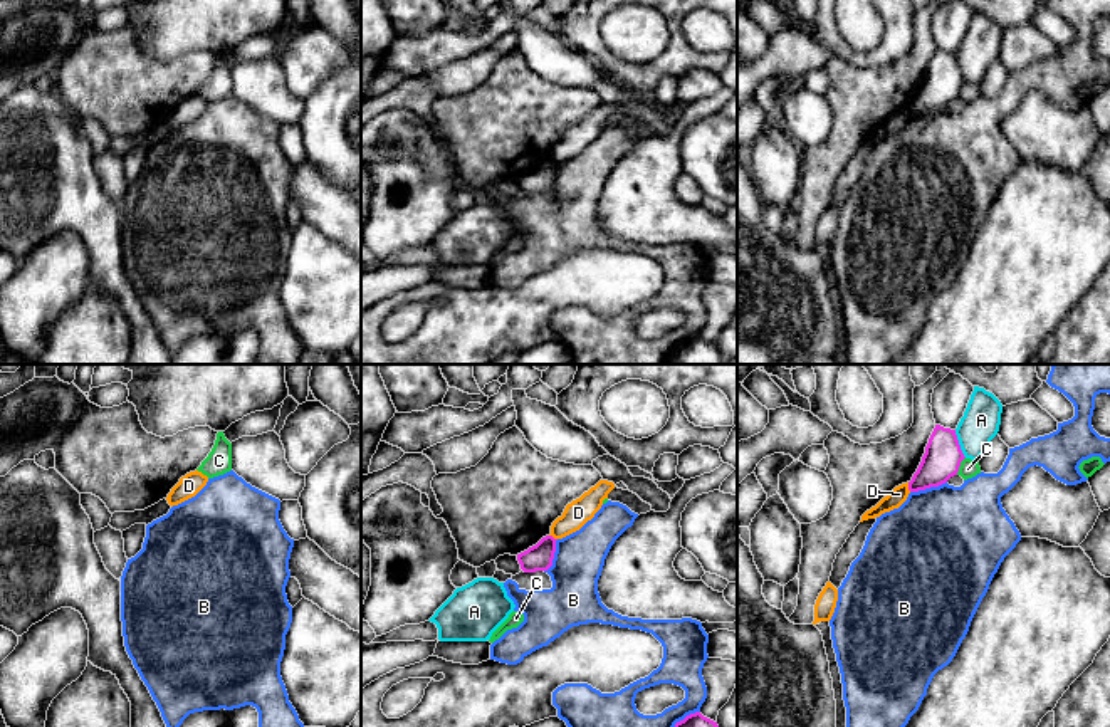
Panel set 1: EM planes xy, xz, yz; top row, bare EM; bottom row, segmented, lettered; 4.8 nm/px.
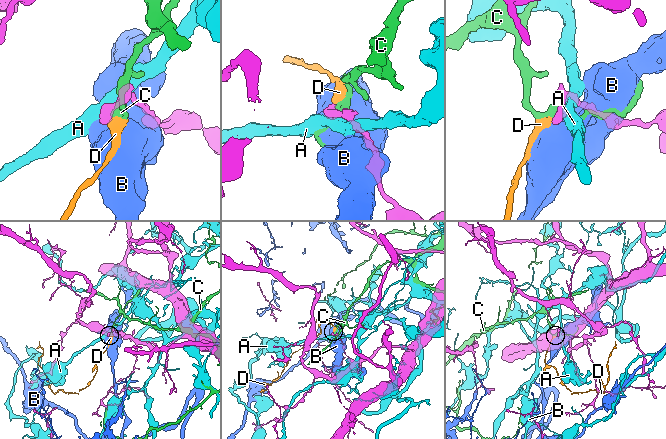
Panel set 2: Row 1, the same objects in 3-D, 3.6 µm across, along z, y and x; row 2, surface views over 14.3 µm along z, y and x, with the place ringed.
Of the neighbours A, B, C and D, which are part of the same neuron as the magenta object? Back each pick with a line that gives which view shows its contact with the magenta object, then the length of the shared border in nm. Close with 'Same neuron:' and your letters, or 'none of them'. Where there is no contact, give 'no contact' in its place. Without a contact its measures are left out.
Same neuron: none of them

